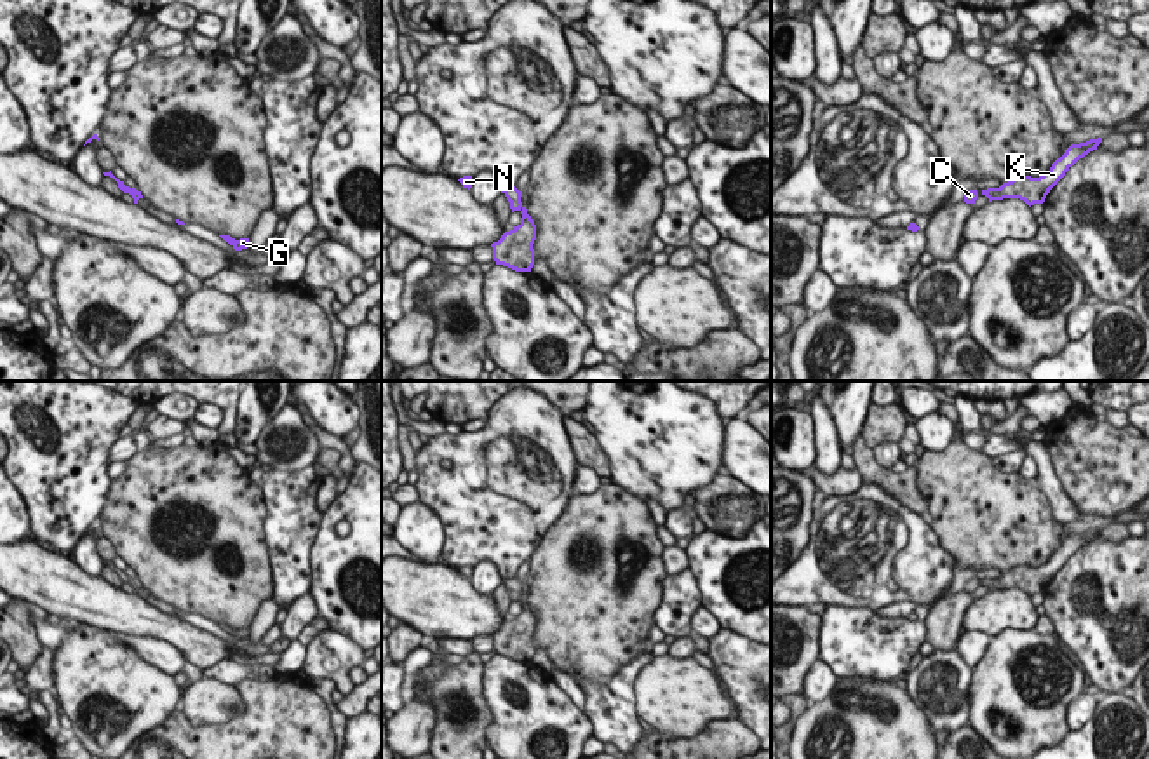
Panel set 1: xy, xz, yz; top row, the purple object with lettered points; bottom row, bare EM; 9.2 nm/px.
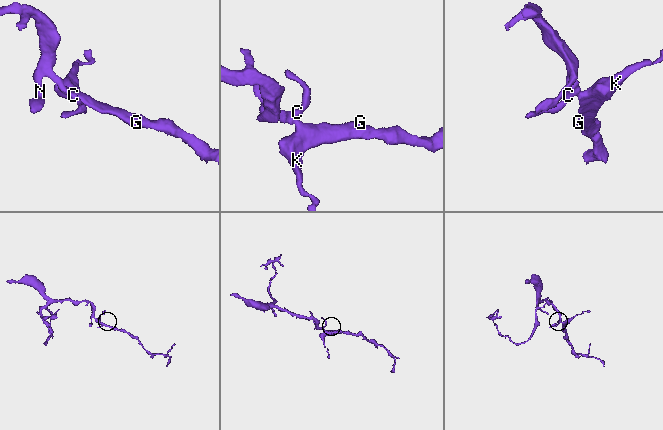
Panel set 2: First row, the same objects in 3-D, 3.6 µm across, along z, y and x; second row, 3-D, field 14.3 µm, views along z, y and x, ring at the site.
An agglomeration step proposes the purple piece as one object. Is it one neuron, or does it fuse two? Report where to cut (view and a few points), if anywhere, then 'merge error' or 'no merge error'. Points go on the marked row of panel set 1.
no cut; no merge error

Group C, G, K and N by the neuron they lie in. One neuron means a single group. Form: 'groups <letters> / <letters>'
groups C G K N

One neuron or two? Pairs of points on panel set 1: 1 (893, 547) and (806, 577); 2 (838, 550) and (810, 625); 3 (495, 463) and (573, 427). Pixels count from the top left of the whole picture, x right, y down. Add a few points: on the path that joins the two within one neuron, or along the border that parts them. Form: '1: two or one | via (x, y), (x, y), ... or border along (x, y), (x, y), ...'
1: one | via (873, 564), (859, 571), (827, 571)
2: two | border along (789, 604), (803, 604), (806, 608)
3: two | border along (561, 416), (578, 463)

